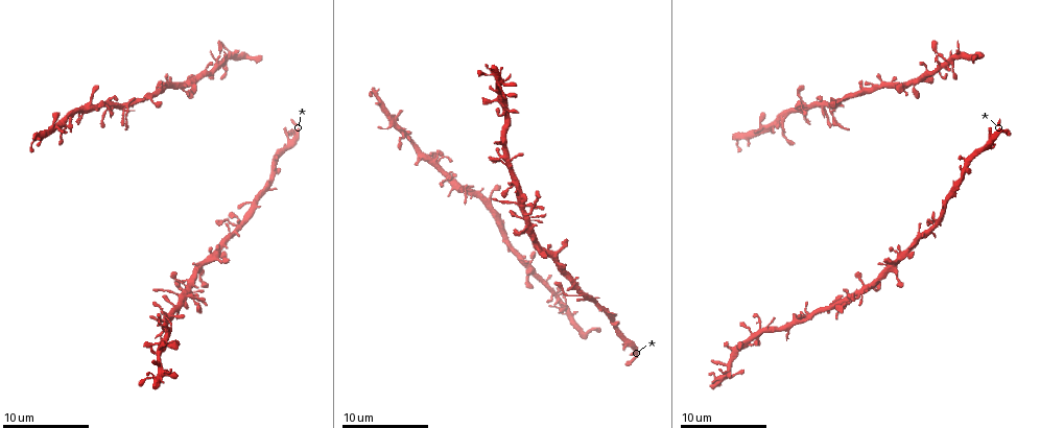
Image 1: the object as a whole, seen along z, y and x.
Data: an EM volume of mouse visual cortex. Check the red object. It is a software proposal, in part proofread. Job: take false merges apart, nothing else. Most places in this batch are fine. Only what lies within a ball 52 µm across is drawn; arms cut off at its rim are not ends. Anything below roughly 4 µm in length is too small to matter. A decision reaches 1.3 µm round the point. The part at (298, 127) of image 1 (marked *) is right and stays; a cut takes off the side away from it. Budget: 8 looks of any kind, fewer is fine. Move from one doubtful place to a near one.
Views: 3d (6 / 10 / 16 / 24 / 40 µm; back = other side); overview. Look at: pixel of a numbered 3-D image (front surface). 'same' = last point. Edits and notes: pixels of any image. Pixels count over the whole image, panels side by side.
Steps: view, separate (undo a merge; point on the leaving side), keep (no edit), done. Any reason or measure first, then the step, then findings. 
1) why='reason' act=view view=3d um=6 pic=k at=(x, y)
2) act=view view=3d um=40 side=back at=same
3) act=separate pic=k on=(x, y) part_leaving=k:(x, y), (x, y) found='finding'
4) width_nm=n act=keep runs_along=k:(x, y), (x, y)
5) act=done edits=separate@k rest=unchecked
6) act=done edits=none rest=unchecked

why='looks like a crossing' act=view view=3d um=10 pic=1 at=(937, 225)

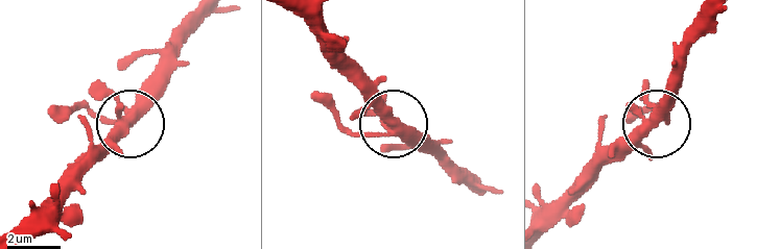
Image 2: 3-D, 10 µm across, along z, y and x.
why='closer look' act=view view=3d um=6 pic=2 at=(126, 120)

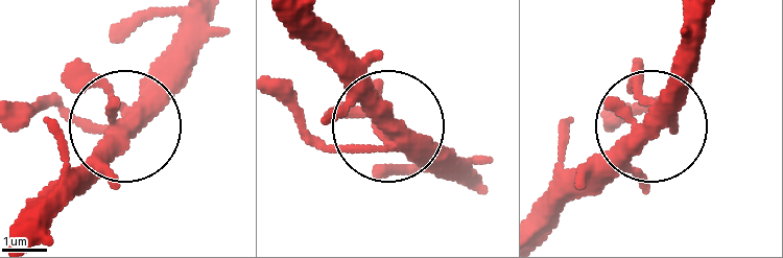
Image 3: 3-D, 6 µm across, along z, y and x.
arms=5 act=keep found='continuous, no second neuron'

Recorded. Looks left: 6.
act=view view=3d um=10 pic=1 at=(868, 85)

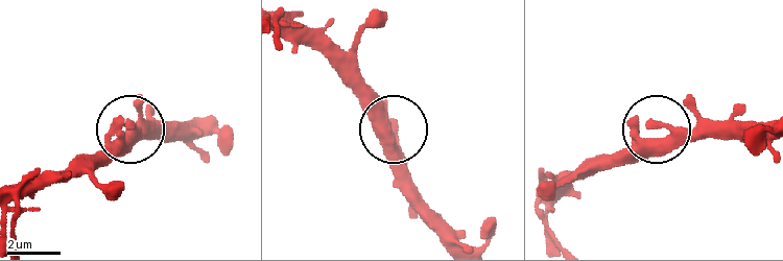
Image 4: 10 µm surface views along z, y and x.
act=view view=3d um=10 side=back pic=4 at=(394, 124)

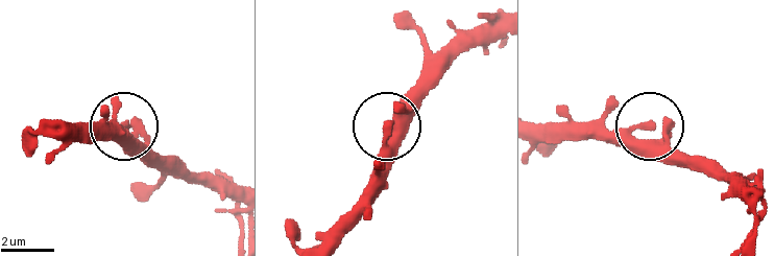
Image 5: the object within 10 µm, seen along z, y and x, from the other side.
act=keep found='all the same neuron'

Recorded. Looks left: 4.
why='looks like a crossing' act=view view=3d um=6 pic=1 at=(122, 109)

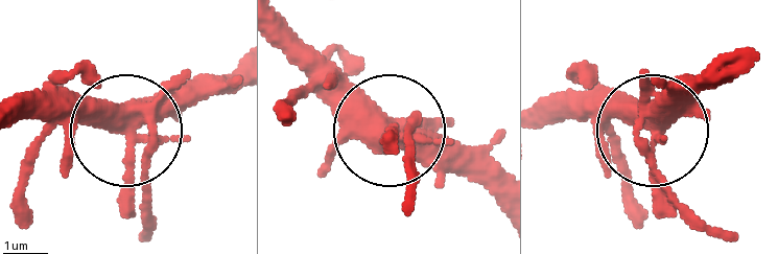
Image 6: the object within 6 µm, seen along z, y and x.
act=view view=3d um=6 side=back pic=6 at=(129, 135)

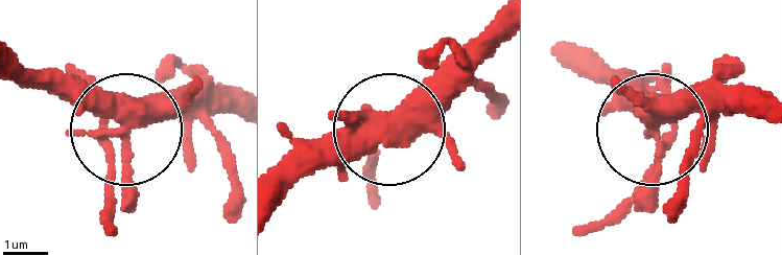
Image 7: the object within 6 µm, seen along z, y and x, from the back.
width_nm=410 act=keep runs_along=7:(582, 56), (638, 113), (661, 158), (657, 180), (619, 222) found='all the same neuron'

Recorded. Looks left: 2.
why='a narrow waist' act=view view=3d um=6 pic=1 at=(498, 91)

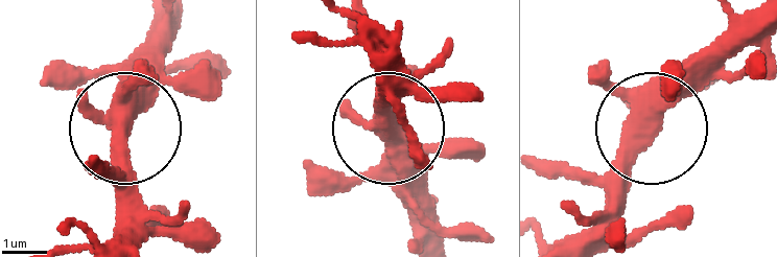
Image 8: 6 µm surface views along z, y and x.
arms=3 act=keep runs_along=8:(749, 24), (659, 114), (614, 192), (569, 237) found='one neuron here'

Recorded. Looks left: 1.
act=done edits=none rest=unchecked

